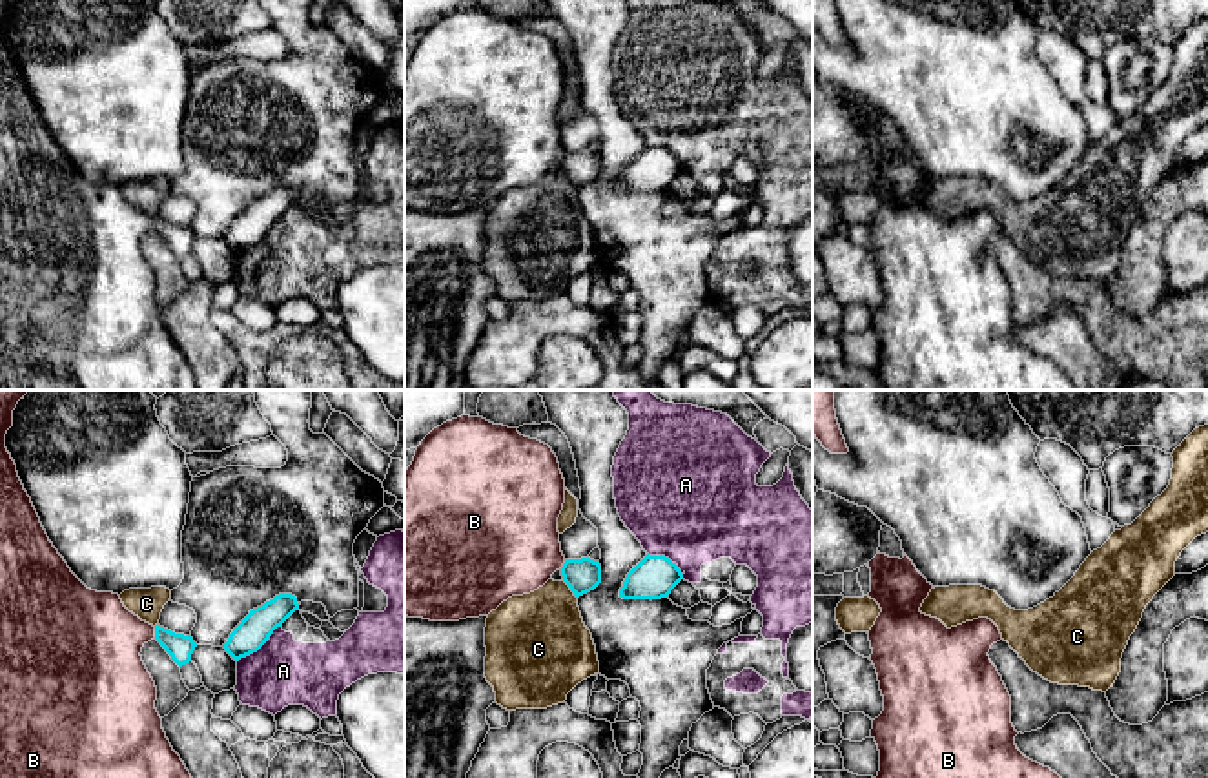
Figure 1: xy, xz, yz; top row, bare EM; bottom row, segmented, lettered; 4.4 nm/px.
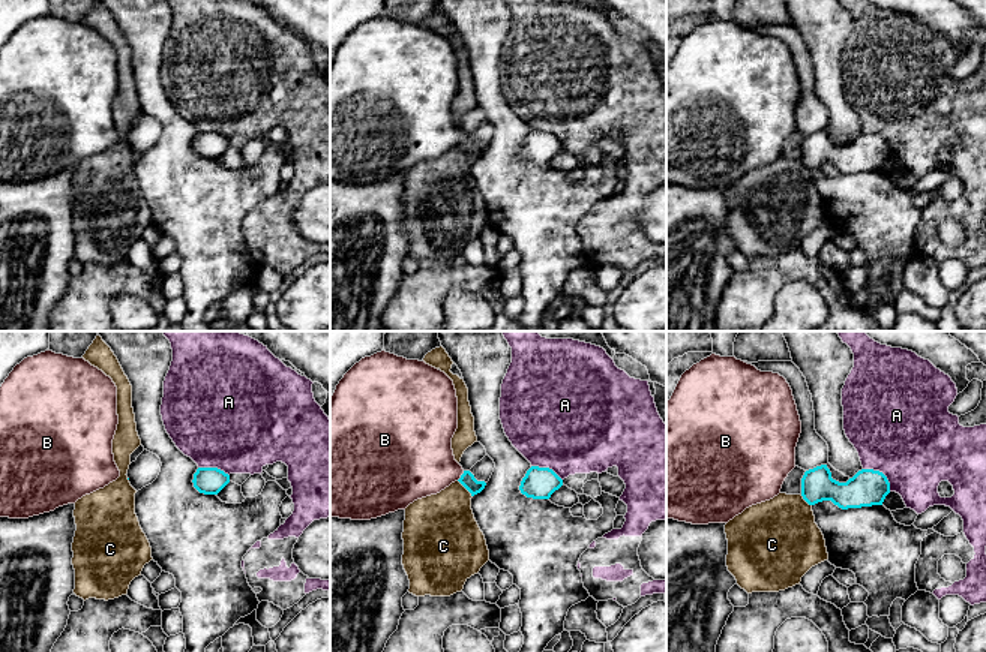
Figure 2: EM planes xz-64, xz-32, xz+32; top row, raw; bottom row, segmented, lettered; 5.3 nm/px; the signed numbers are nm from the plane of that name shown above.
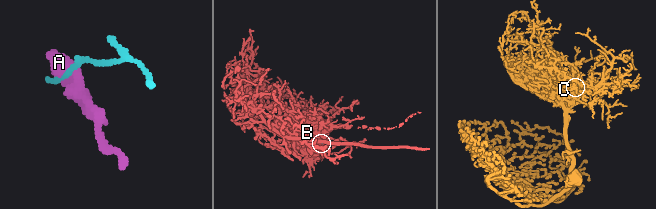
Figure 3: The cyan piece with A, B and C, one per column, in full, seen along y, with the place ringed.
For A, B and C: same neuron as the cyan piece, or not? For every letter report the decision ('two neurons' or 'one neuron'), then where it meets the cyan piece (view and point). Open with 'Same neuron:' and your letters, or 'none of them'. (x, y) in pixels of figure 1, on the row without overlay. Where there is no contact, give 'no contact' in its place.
Same neuron: B
A: two neurons; contact xy (259, 239)
B: one neuron; contact xy (155, 225)
C: two neurons; contact xz (571, 181)

